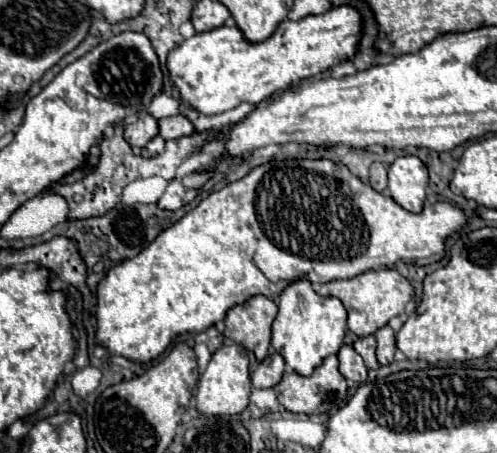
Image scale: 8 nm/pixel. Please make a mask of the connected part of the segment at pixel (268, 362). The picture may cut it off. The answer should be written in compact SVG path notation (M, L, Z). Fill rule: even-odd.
M271 351L261 363L259 367L253 371L251 375L251 381L253 381L253 387L257 389L267 389L267 387L273 387L279 383L279 379L283 377L283 371L285 371L285 361L279 353Z

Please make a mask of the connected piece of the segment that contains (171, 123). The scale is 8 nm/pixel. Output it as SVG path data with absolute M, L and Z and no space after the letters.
M175 115L169 119L159 119L159 135L163 139L177 139L195 133L195 125L185 115Z

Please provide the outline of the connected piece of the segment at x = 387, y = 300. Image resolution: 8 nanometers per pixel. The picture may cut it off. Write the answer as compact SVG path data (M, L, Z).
M379 269L379 271L363 273L349 281L323 283L319 289L319 295L337 297L343 303L343 307L347 309L347 327L355 335L367 337L367 335L373 335L377 329L381 329L383 325L387 325L387 321L391 317L401 315L405 311L405 305L413 295L413 287L395 269Z

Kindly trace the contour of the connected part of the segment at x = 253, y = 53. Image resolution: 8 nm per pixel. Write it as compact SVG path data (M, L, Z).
M339 5L321 15L307 15L299 21L281 21L271 37L249 43L237 25L195 33L177 45L167 67L181 99L203 115L219 115L241 103L259 105L275 93L287 91L291 83L321 75L359 51L363 17L353 5Z

